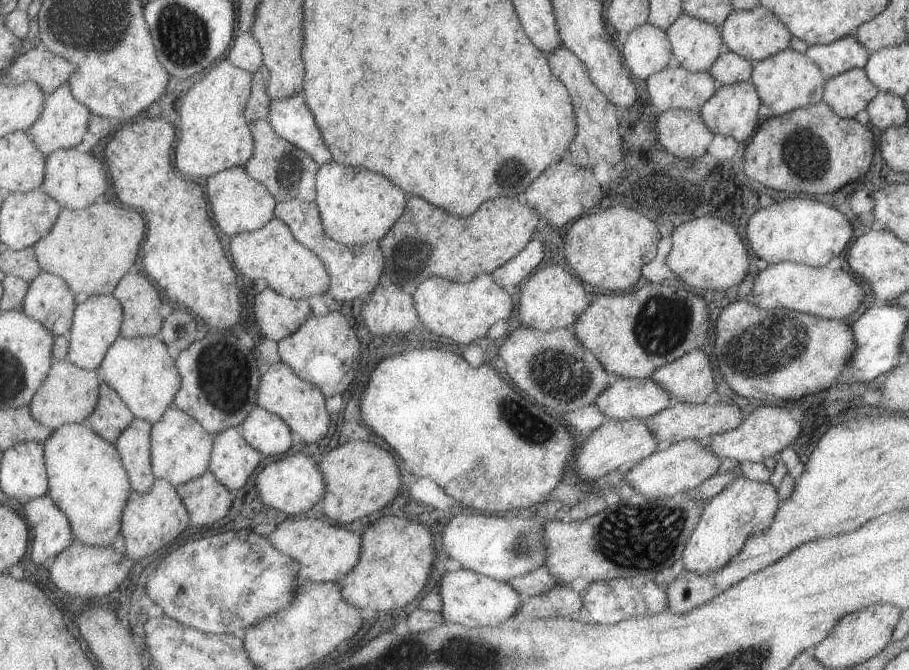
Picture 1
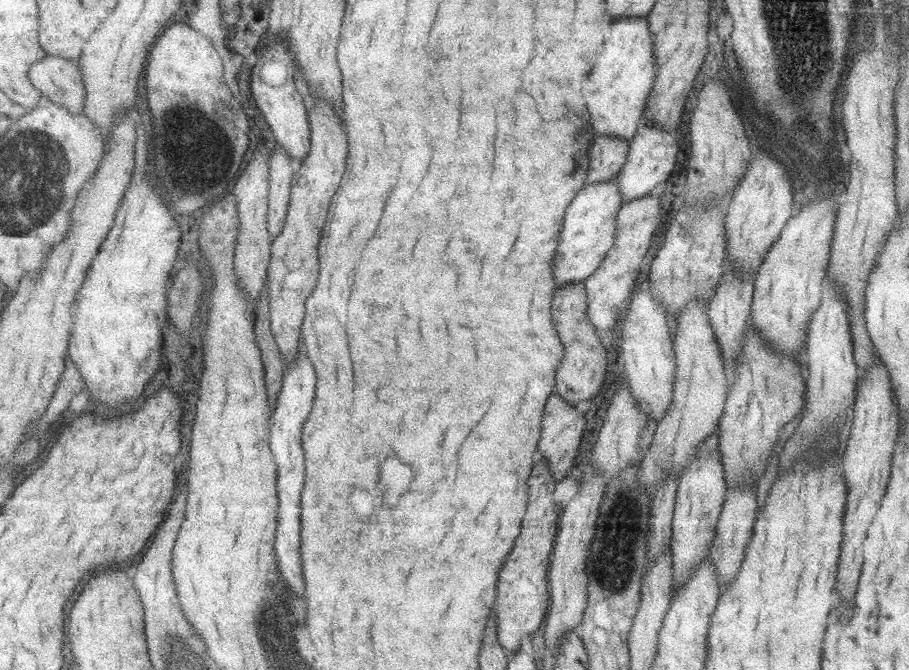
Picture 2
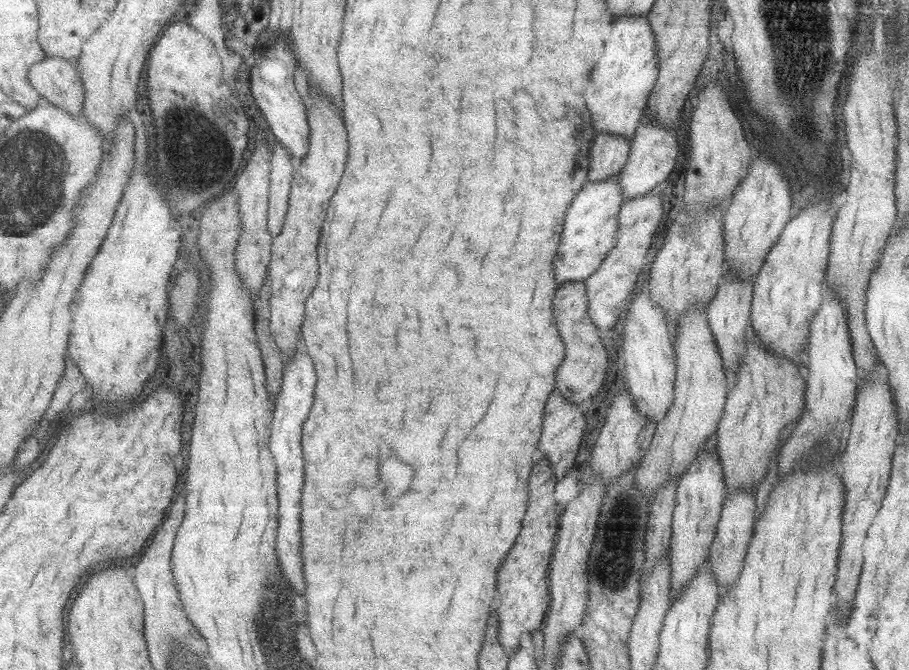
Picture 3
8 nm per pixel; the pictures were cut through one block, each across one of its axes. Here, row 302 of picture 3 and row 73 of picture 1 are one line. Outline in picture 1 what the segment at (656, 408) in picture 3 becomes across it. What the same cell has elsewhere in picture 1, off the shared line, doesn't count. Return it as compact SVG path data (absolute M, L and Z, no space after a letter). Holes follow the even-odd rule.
M646 23L620 39L625 66L635 78L646 81L651 74L666 68L672 47L661 28Z

